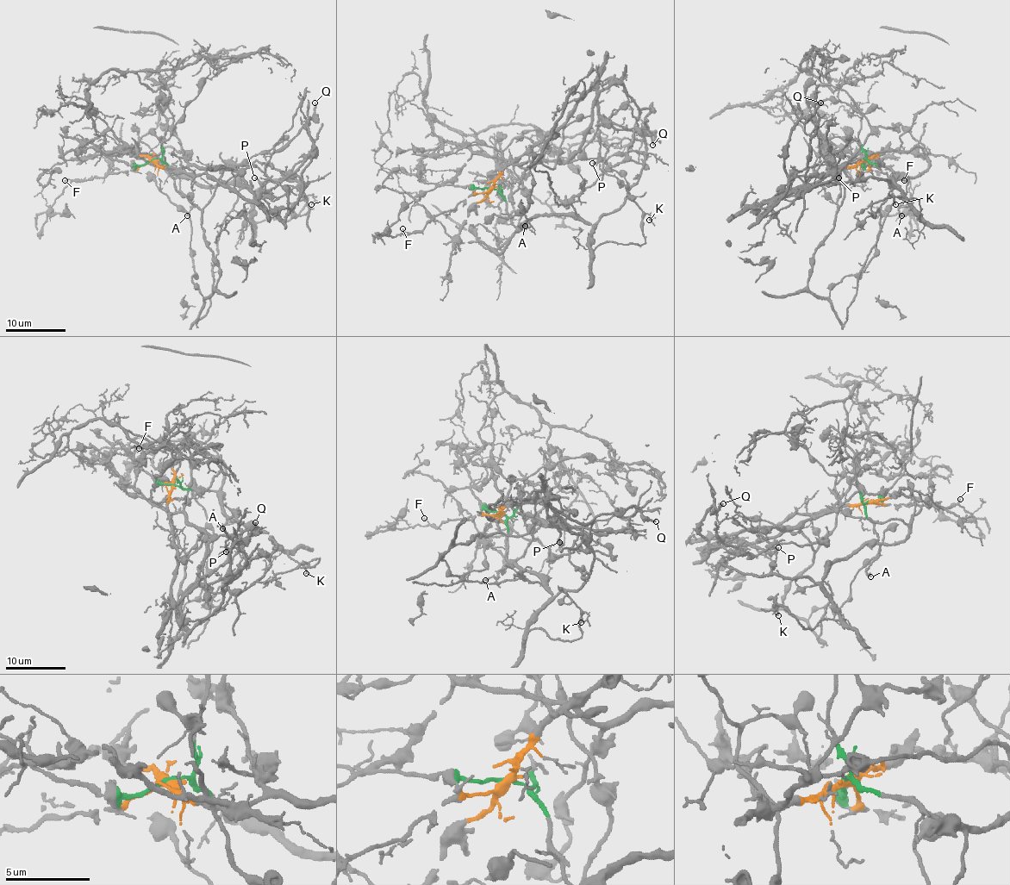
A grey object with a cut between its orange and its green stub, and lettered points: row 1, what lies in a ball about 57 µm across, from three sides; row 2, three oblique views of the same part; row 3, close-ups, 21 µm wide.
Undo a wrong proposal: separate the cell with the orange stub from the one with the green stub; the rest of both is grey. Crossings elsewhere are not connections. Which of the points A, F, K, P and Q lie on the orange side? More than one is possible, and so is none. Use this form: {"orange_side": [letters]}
{"orange_side": ["F", "P", "Q"]}

